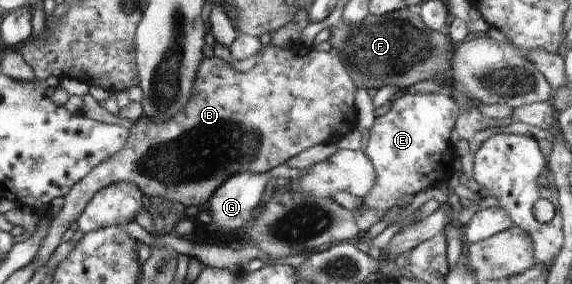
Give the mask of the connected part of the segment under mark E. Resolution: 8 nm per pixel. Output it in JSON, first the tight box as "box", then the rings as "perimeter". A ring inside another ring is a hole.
{"box":[359,93,461,212],"perimeter":[[[402,93],[391,103],[390,110],[384,115],[375,117],[371,126],[370,140],[365,150],[366,157],[376,172],[376,181],[372,189],[359,203],[364,208],[387,212],[394,205],[407,207],[413,197],[427,187],[438,187],[456,173],[461,165],[450,142],[450,133],[455,129],[459,116],[459,105],[447,93]]]}

